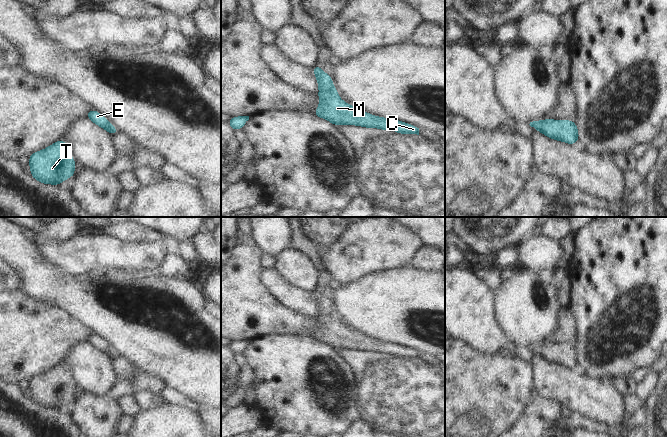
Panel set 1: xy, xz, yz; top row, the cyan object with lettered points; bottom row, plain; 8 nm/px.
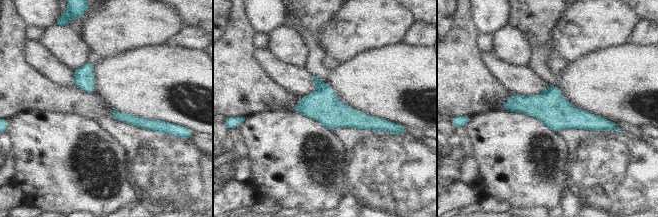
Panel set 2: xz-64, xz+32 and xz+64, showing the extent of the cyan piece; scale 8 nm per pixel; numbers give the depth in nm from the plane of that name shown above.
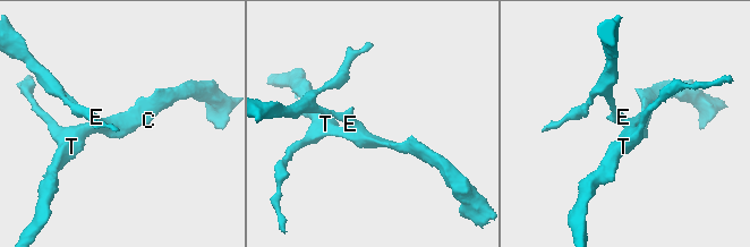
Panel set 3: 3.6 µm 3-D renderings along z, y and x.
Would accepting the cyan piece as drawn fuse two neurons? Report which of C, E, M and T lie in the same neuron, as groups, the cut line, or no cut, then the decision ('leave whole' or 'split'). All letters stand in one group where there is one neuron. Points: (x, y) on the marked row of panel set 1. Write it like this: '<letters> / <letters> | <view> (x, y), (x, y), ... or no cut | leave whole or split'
C M T / E | xz (333, 85), (328, 90), (319, 92) | split

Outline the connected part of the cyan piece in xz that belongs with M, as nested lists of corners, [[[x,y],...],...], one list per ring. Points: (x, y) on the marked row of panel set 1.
[[[334,85],[329,91],[318,92],[318,99],[320,103],[313,114],[328,120],[333,126],[354,125],[364,128],[394,130],[397,134],[419,135],[419,128],[412,124],[394,118],[375,116],[348,104],[340,98]]]

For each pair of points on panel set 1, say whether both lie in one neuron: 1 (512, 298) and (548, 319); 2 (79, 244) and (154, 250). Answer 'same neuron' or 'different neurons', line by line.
1: same neuron
2: same neuron

